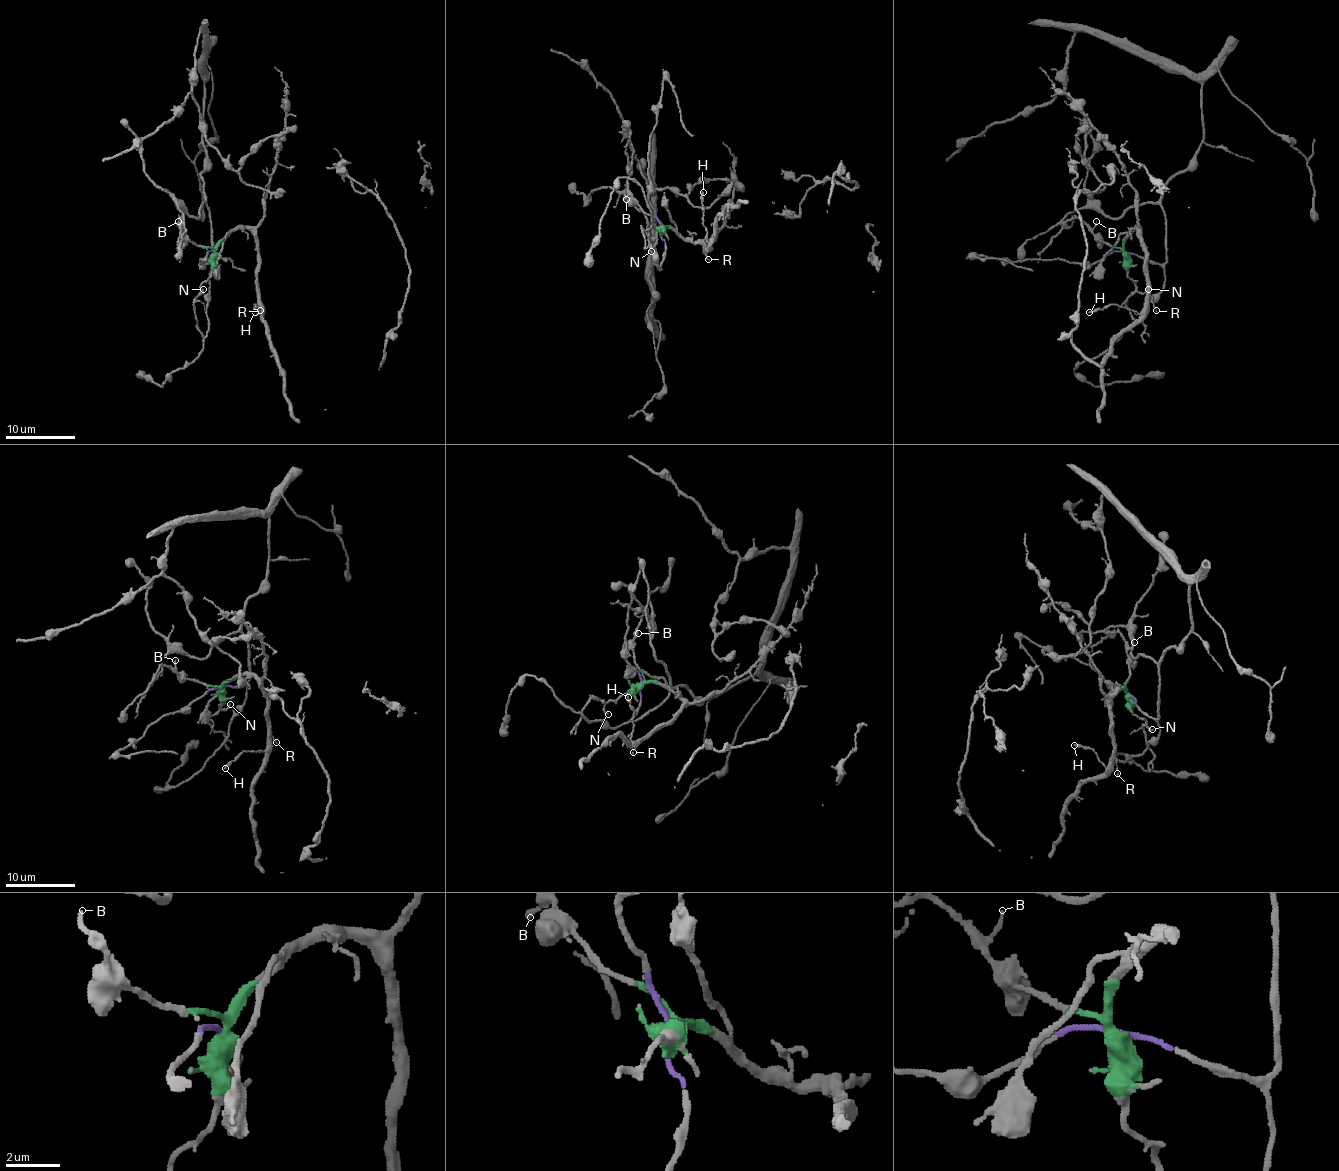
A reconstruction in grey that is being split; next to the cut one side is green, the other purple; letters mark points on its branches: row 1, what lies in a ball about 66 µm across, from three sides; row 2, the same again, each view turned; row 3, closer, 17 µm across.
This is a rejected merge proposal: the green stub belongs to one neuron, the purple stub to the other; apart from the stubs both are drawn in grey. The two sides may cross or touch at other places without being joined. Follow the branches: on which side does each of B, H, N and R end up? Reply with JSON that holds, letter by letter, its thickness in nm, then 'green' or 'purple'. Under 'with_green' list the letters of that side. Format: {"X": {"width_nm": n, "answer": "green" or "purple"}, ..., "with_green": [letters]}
{"B": {"width_nm": 180, "answer": "green"}, "H": {"width_nm": 180, "answer": "green"}, "N": {"width_nm": 140, "answer": "green"}, "R": {"width_nm": 80, "answer": "green"}, "with_green": ["B", "H", "N", "R"]}

